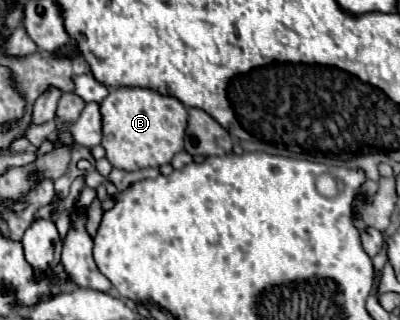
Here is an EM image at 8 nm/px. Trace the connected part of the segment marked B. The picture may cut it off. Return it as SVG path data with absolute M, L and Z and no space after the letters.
M111 88L109 96L101 102L103 116L103 148L107 150L107 158L113 168L119 170L141 170L141 168L159 168L169 164L171 158L183 150L183 138L187 128L187 108L171 96L161 96L147 88Z

